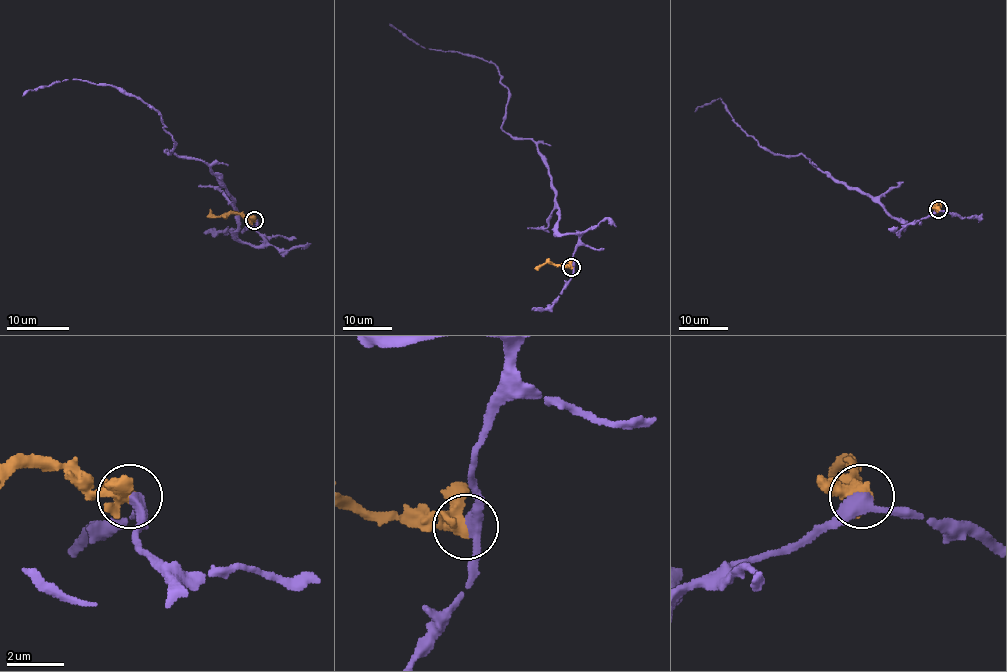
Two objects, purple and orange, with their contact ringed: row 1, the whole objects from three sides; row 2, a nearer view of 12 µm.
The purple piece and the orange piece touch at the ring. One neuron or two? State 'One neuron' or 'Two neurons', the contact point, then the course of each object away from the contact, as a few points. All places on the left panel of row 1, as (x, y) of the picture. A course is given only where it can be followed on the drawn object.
One neuron. Place: (254, 220). Course of purple: (254, 219), (259, 246), (237, 238), (210, 168), (165, 151), (162, 116), (134, 96), (74, 79), (23, 96). Course of orange: (254, 219), (245, 219), (237, 213), (215, 216), (210, 208)

